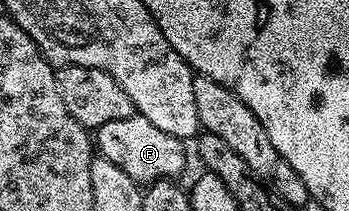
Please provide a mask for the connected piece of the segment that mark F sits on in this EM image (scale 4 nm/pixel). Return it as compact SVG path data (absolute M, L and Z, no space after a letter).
M138 113L124 117L122 121L108 121L101 125L94 132L93 143L102 158L113 161L117 169L129 173L129 177L140 185L150 185L158 179L174 180L187 163L187 155L183 152L184 140L157 129L149 117Z

